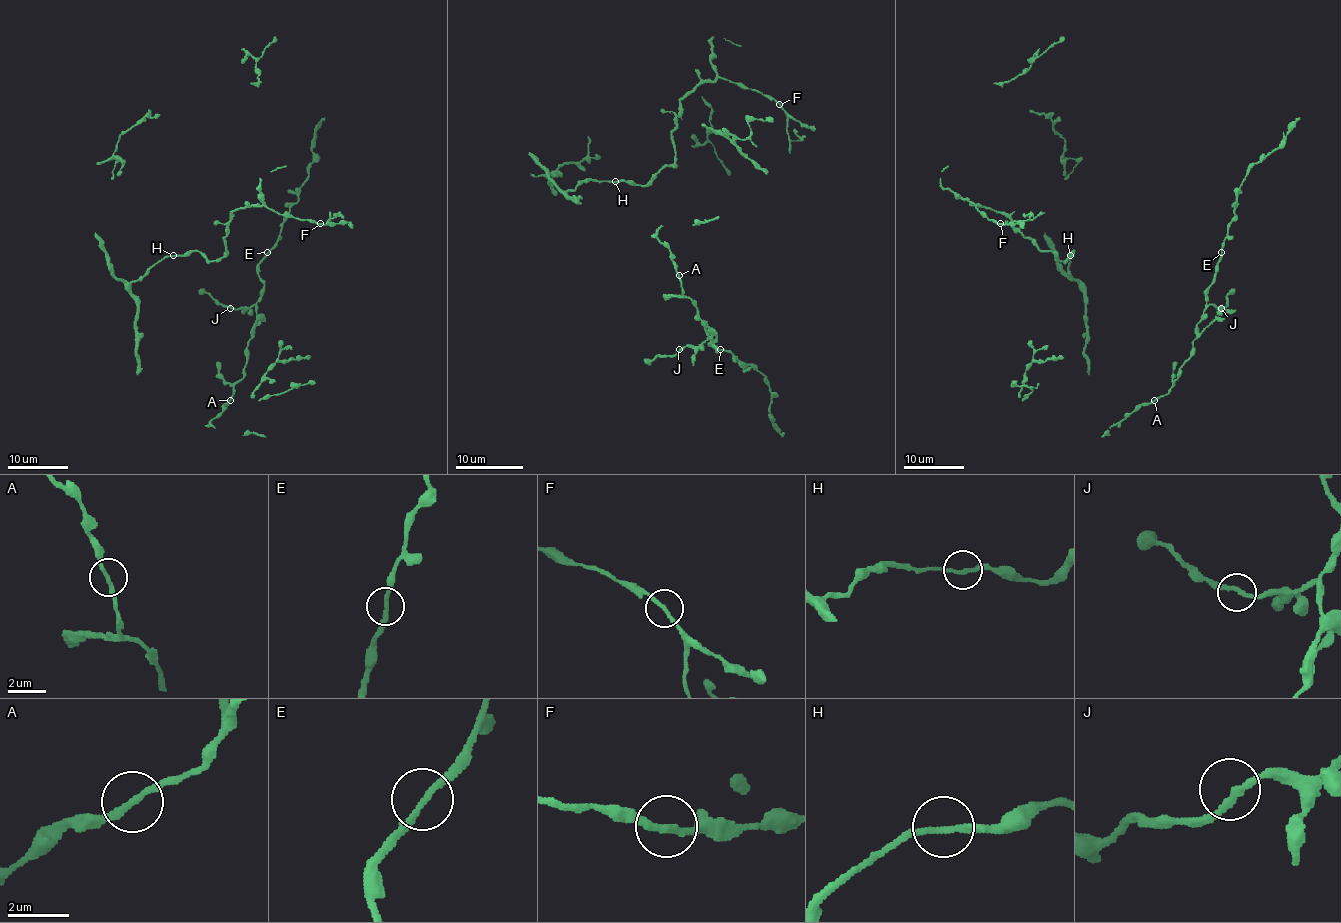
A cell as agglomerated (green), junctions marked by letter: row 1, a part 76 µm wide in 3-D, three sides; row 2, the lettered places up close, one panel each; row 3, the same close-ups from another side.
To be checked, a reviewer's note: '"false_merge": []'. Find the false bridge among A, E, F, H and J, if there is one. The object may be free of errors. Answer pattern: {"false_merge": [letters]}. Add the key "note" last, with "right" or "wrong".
{"false_merge": [], "note": "right"}

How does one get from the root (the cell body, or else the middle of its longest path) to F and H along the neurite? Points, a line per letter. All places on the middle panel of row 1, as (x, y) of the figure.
F: (575, 200), (566, 193), (583, 181), (647, 185), (670, 166), (680, 101), (704, 82), (727, 79), (779, 104)
H: (575, 200), (566, 193), (583, 181), (615, 181)

